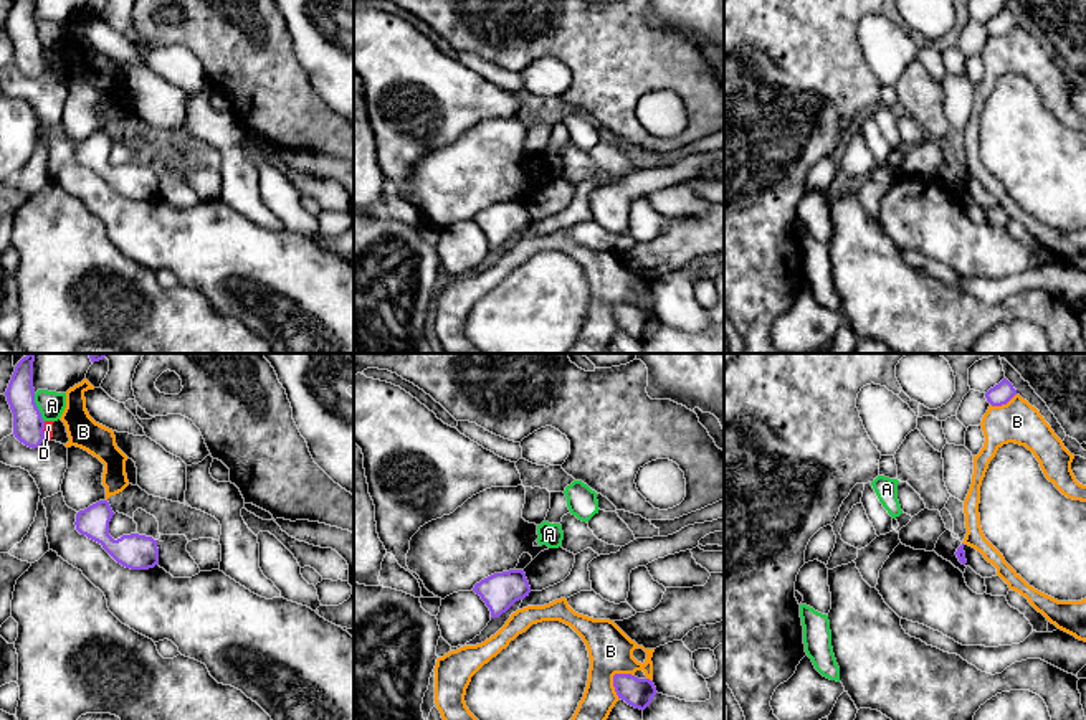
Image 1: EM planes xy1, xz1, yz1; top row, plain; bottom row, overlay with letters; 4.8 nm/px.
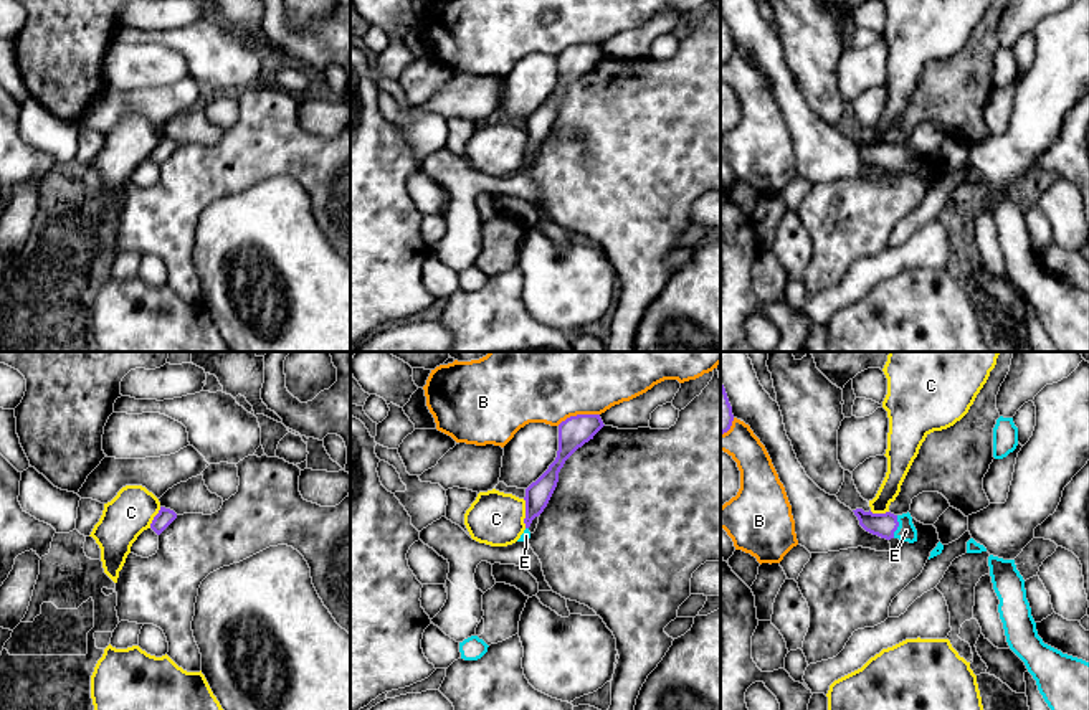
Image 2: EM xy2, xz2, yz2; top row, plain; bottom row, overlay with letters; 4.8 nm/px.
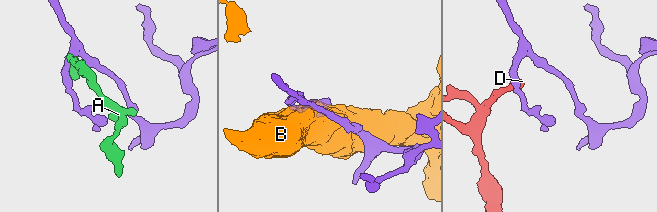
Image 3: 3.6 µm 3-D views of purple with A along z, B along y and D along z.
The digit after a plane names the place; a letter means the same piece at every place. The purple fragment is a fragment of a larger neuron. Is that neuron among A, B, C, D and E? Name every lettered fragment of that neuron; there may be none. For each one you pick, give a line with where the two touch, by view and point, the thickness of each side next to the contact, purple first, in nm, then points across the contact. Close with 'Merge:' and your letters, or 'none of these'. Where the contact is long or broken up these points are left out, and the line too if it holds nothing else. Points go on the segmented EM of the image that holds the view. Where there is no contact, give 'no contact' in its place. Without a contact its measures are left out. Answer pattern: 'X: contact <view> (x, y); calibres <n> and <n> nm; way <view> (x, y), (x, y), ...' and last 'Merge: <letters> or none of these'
E: contact yz2 (898, 525); calibres 120 and 90 nm; way yz2 (883, 525), (898, 525), (906, 530)
Merge: E

